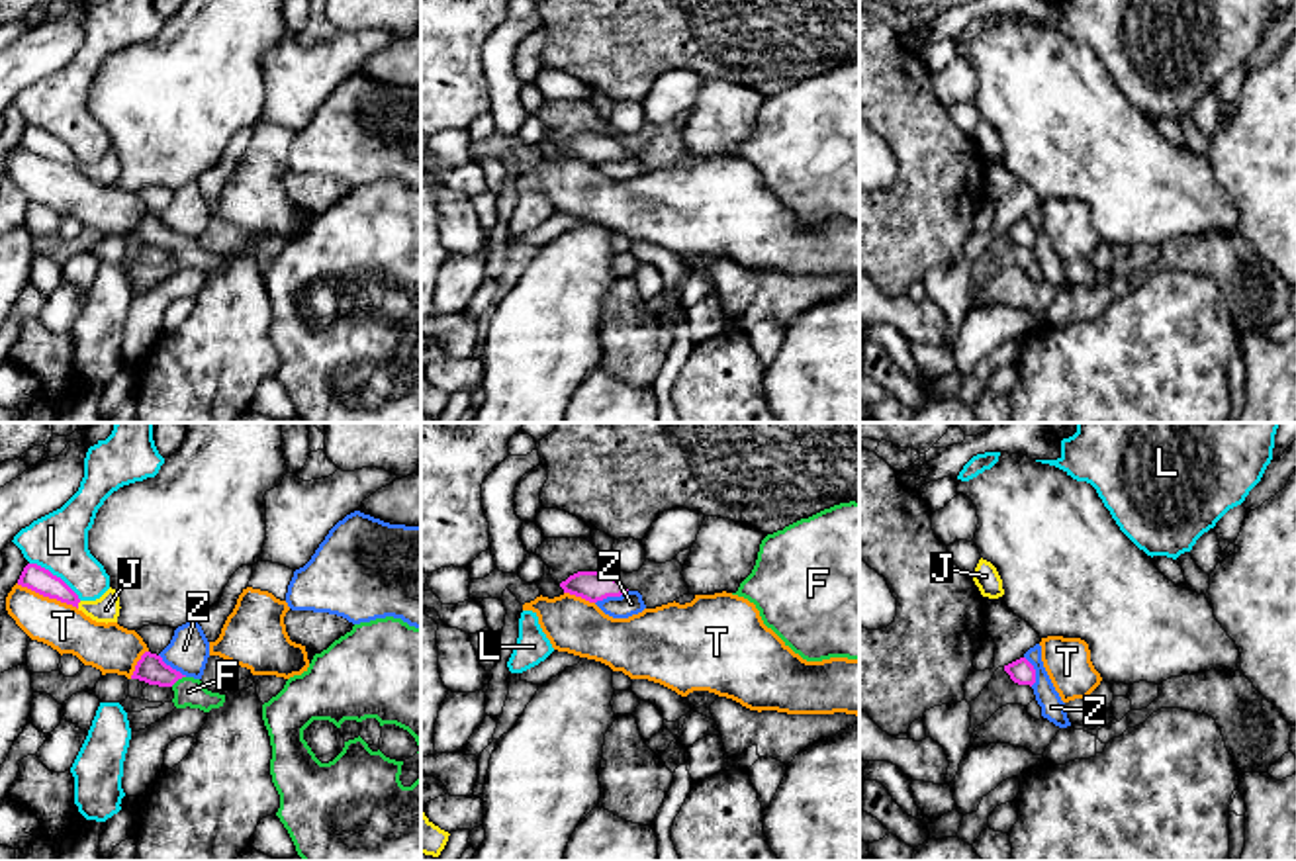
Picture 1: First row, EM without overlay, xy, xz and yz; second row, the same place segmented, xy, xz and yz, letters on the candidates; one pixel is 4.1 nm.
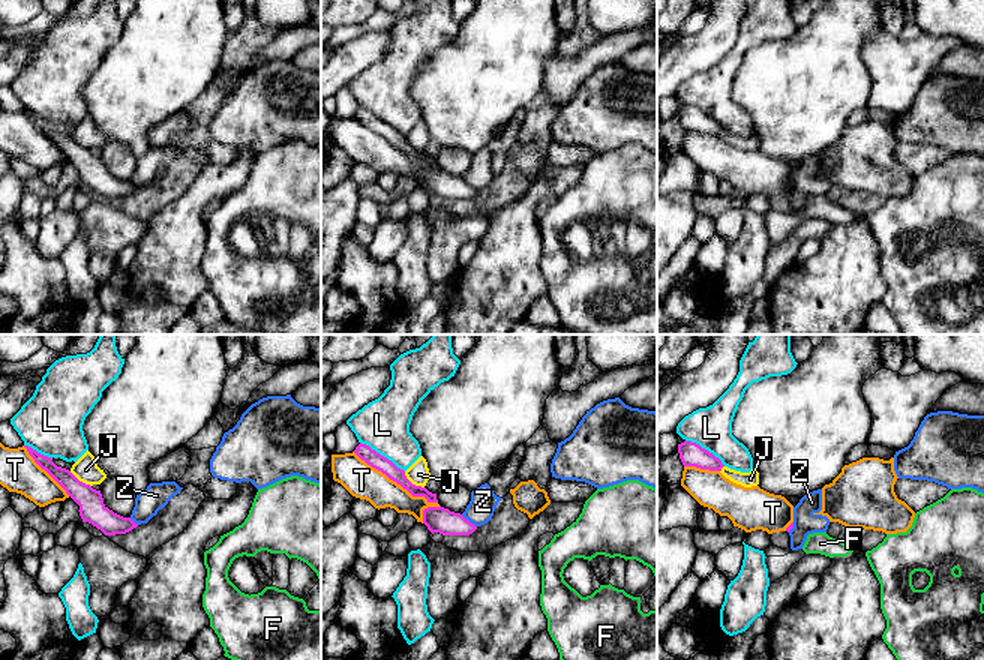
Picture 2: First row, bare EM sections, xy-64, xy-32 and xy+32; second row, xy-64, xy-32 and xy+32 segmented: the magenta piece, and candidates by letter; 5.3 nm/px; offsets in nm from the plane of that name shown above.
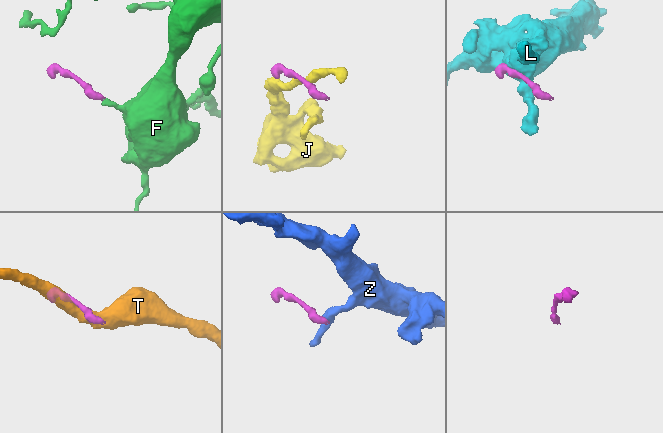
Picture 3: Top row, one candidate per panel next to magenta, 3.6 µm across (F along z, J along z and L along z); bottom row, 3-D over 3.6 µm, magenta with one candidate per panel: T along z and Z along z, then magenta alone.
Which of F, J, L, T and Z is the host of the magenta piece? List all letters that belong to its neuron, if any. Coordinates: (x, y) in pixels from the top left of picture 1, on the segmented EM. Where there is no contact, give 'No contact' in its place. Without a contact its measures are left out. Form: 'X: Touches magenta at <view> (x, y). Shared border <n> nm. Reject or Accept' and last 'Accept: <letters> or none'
F: Touches magenta at xy (177, 679). Shared border 80 nm. Accept
J: Touches magenta at xy (77, 605). Shared border 40 nm. Reject
L: Touches magenta at xy (55, 576). Shared border 260 nm. Reject
T: Touches magenta at xy (47, 595). Shared border 280 nm. Reject
Z: Touches magenta at xz (611, 595). Shared border 150 nm. Reject
Accept: F

